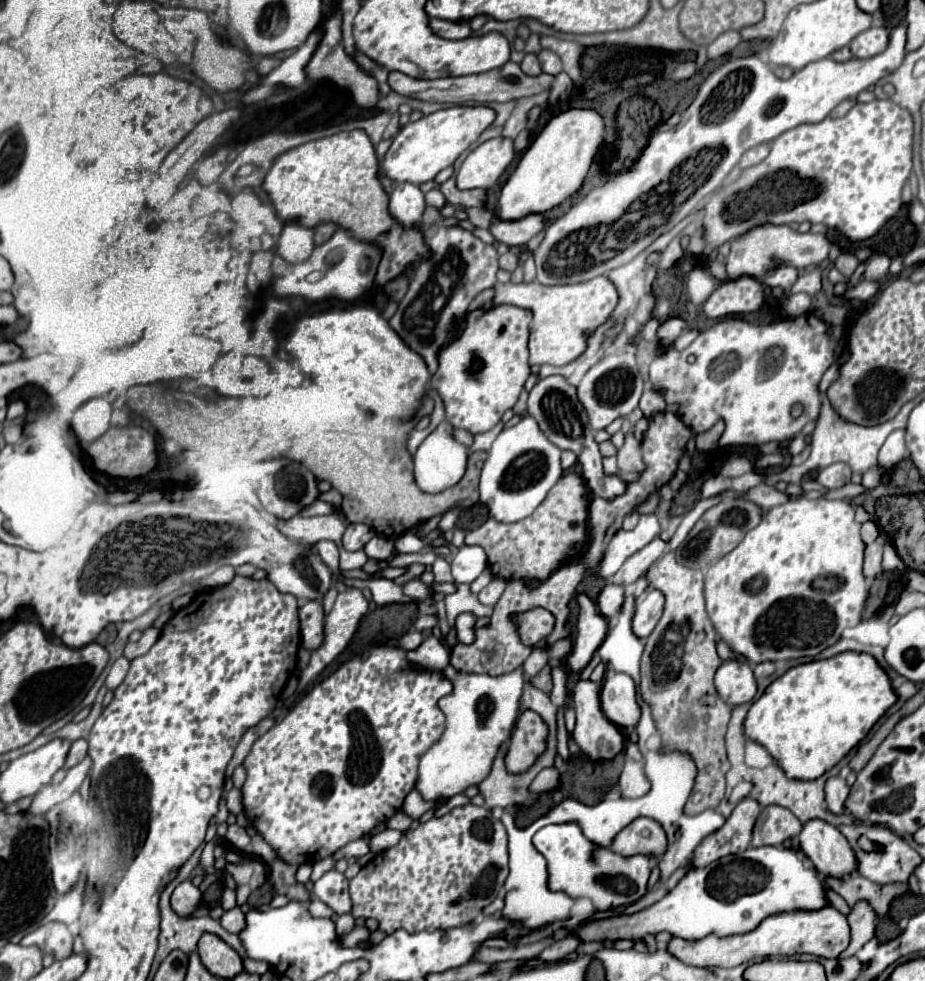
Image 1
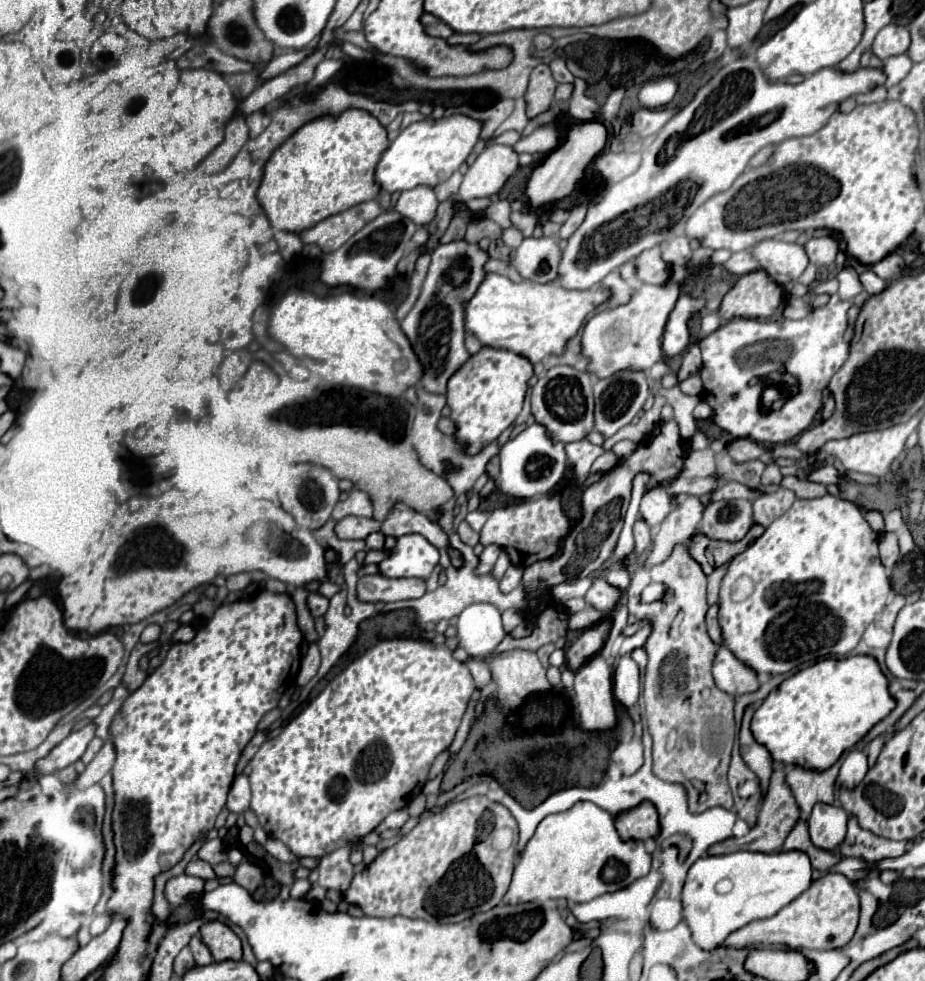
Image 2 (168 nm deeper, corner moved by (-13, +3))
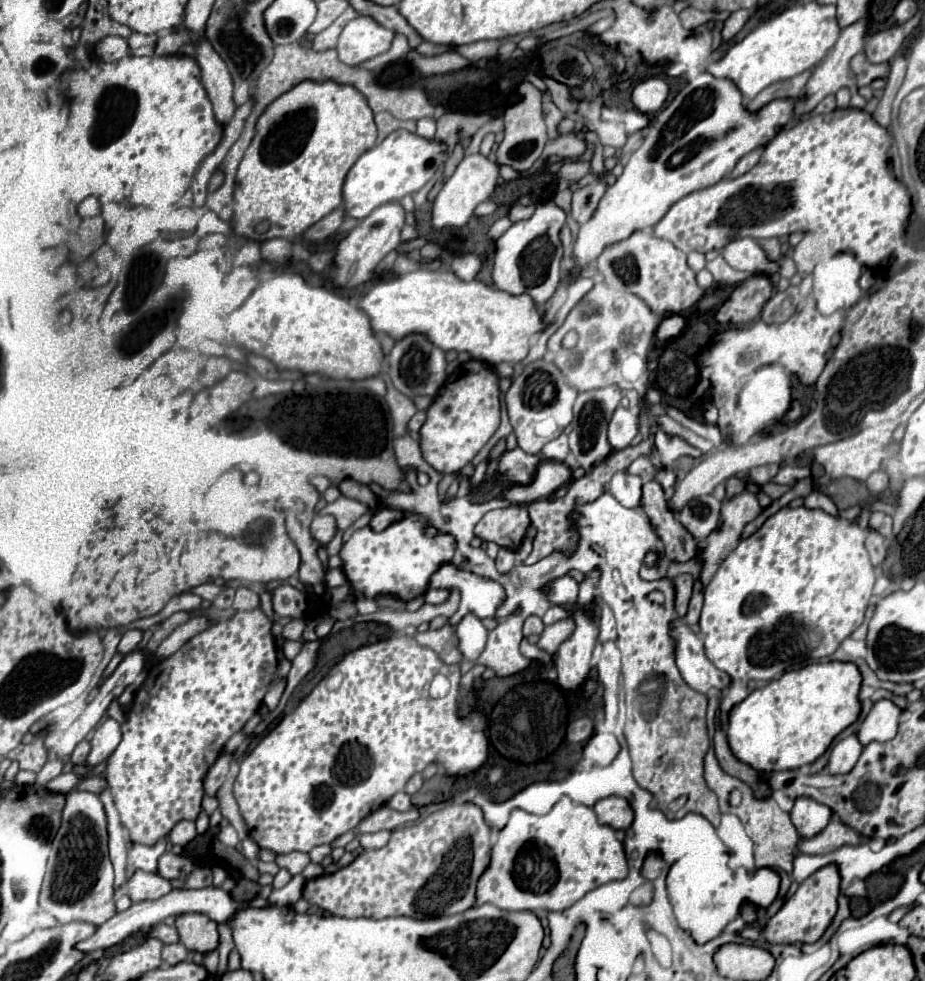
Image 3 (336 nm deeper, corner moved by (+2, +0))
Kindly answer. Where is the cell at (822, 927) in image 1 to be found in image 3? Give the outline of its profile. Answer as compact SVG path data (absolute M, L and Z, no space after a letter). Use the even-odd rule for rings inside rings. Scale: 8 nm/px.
M827 864L811 874L805 882L799 884L797 892L779 908L779 912L767 920L763 934L771 944L811 944L817 942L825 928L831 924L837 912L837 896L839 896L841 876L835 864Z

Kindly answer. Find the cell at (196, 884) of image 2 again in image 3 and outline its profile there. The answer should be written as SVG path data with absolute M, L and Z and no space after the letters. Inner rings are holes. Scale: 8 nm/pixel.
M137 870L127 882L127 896L131 898L131 902L139 902L139 900L155 900L161 898L163 894L167 894L171 890L169 880L161 878L159 874L149 874L149 872L141 872Z

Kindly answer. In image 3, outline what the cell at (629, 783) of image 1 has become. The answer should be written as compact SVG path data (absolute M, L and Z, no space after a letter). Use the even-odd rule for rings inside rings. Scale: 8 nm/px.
M595 732L585 748L583 748L583 760L589 760L590 767L607 766L619 752L619 742L611 732Z

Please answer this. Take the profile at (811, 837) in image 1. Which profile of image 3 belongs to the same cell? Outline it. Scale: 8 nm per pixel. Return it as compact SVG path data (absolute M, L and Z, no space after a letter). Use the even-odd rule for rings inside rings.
M805 796L795 800L793 810L789 814L791 814L793 826L803 838L811 838L817 832L821 832L833 816L833 812L825 804L819 804L813 798L805 798Z

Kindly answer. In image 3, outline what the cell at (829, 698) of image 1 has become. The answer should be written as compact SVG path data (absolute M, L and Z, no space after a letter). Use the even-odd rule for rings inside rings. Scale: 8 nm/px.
M815 662L785 672L729 710L727 740L731 752L757 772L795 770L813 764L831 740L857 720L859 688L861 674L851 662Z

